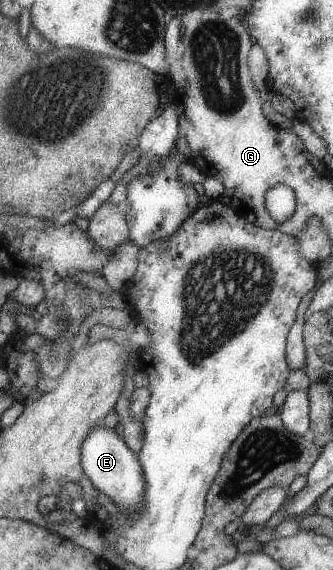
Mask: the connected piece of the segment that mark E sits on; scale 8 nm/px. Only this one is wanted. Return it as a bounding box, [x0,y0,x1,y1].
[81,424,145,515]

